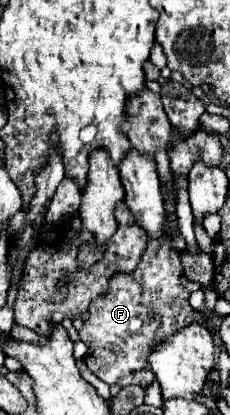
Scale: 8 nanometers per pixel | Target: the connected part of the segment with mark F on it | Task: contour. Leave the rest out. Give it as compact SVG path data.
M133 149L125 159L125 165L121 165L119 175L125 187L125 205L133 213L137 225L147 233L149 243L137 269L133 273L117 271L109 279L107 293L89 305L89 317L79 335L87 345L85 363L101 381L119 387L149 387L153 383L153 371L149 369L147 357L153 349L191 323L211 327L211 317L195 311L187 301L191 291L183 285L187 277L181 263L181 251L171 247L173 239L165 231L165 201L155 161L141 157L141 153Z

